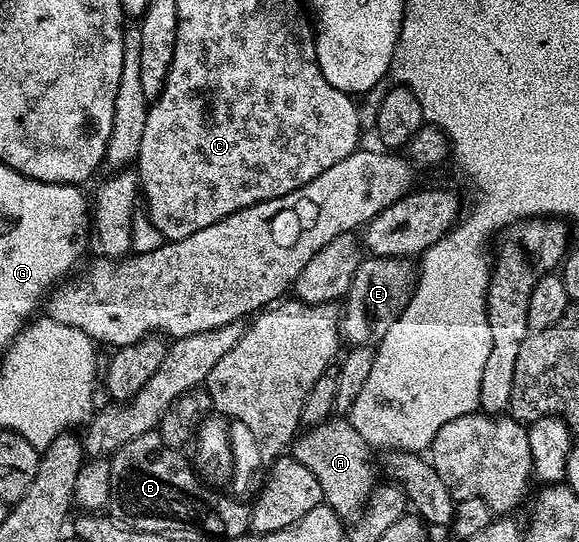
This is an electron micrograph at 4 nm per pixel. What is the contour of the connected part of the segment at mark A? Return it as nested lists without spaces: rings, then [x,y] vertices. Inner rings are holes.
[[[341,416],[330,417],[318,426],[298,433],[291,443],[291,457],[311,464],[311,476],[315,476],[319,488],[323,488],[324,505],[330,506],[343,520],[356,519],[378,485],[379,466],[373,463],[373,454],[374,447]]]

